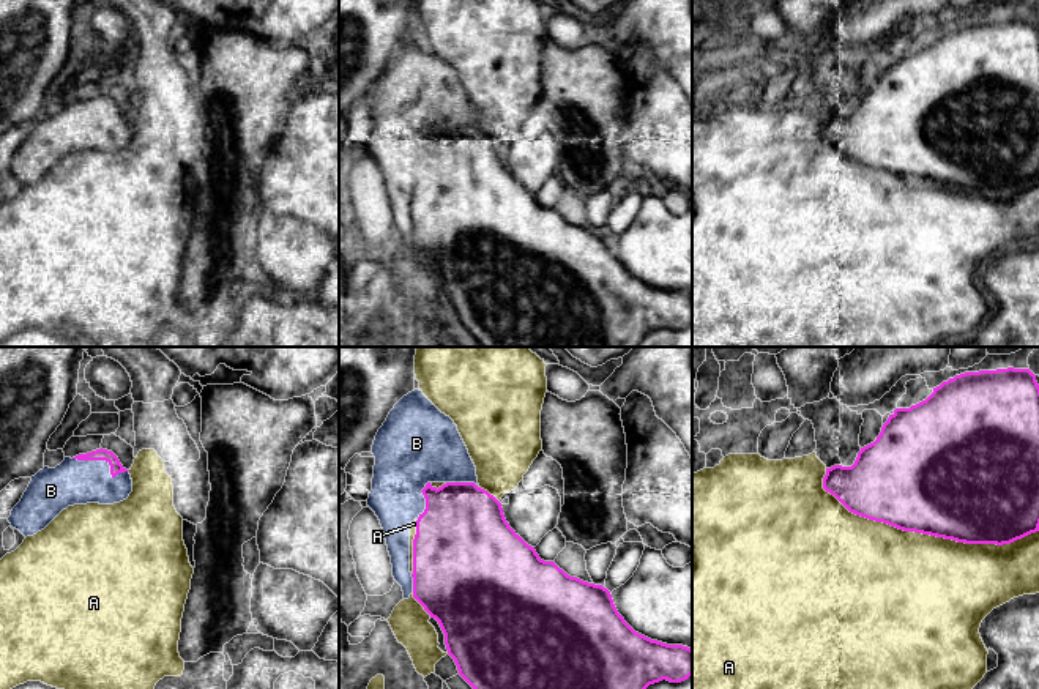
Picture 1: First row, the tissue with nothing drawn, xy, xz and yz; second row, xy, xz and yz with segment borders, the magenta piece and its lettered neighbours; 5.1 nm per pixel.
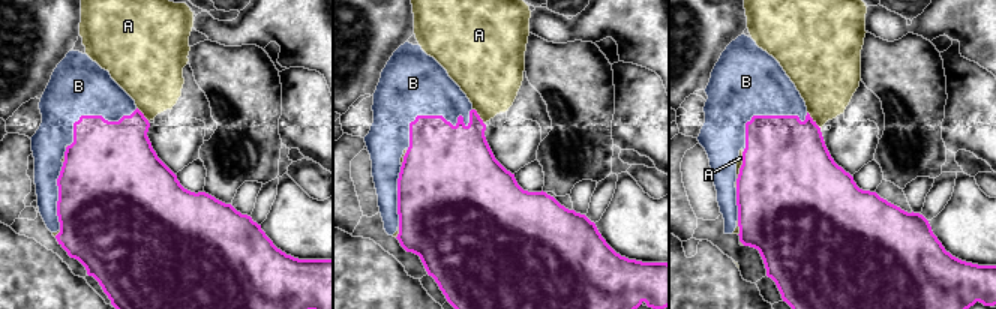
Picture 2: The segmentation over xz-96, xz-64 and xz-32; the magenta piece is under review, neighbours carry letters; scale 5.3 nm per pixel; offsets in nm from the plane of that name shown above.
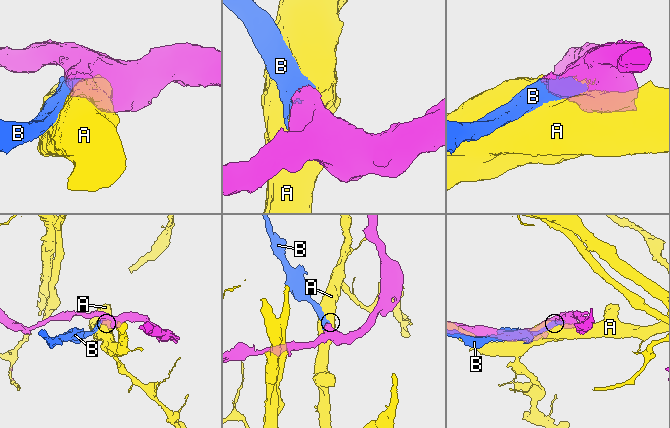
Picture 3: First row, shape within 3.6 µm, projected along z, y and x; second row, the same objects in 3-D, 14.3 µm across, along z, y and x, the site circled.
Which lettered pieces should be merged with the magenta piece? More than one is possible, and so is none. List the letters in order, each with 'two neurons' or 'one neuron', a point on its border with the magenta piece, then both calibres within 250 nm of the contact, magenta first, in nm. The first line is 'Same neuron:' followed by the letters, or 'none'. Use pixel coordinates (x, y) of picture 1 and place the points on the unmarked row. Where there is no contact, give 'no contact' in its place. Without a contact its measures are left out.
Same neuron: B
A: two neurons; meets magenta in yz at (926, 180); 500 nm thick on the magenta side, 480 nm on the other
B: one neuron; meets magenta in xy at (104, 106); 60 nm thick on the magenta side, 220 nm on the other

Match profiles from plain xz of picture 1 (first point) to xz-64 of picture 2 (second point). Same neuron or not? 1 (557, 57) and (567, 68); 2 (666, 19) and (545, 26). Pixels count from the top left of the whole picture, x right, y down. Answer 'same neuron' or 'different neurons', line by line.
1: same neuron
2: same neuron

